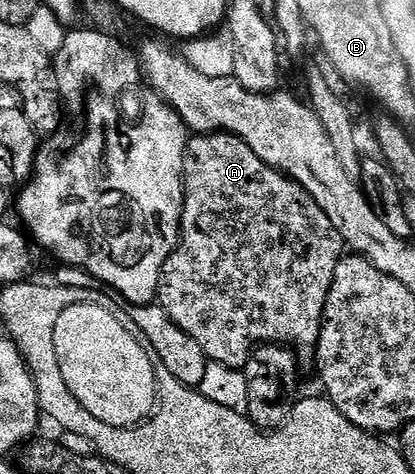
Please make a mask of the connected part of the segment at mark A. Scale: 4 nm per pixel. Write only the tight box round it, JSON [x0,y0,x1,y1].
[162,133,346,369]

